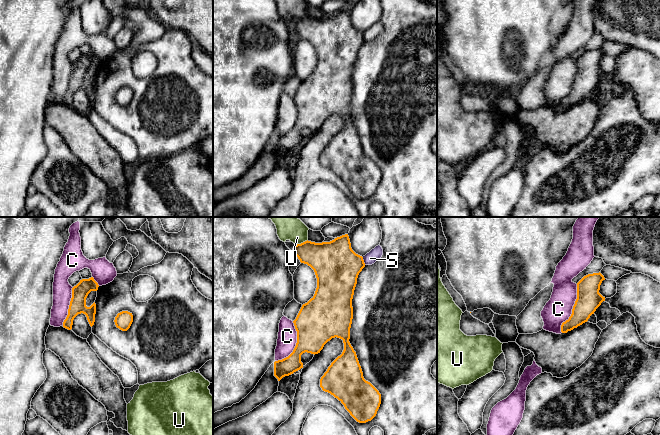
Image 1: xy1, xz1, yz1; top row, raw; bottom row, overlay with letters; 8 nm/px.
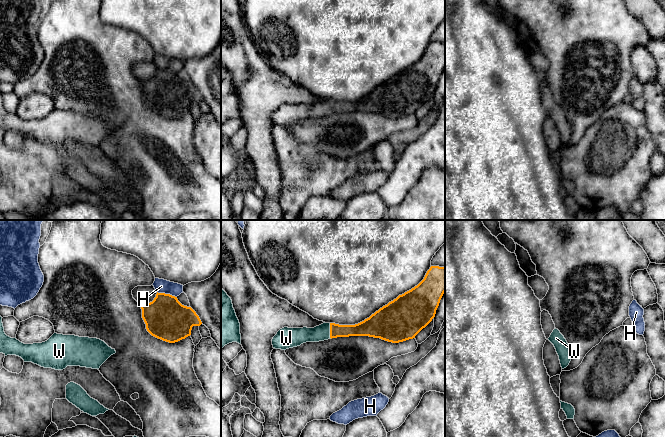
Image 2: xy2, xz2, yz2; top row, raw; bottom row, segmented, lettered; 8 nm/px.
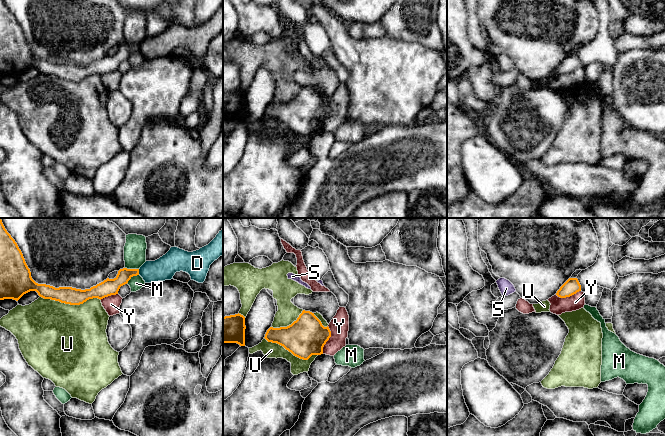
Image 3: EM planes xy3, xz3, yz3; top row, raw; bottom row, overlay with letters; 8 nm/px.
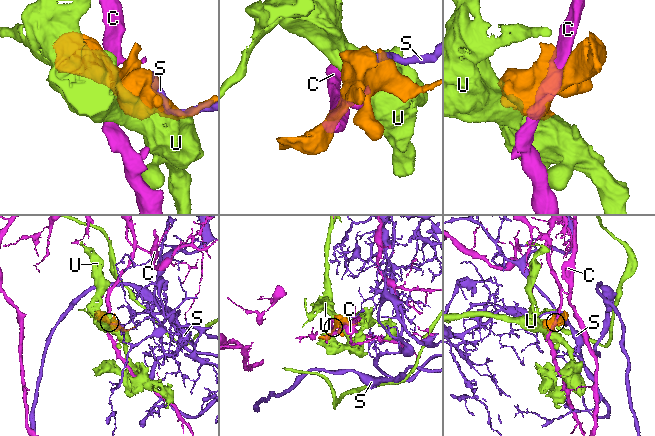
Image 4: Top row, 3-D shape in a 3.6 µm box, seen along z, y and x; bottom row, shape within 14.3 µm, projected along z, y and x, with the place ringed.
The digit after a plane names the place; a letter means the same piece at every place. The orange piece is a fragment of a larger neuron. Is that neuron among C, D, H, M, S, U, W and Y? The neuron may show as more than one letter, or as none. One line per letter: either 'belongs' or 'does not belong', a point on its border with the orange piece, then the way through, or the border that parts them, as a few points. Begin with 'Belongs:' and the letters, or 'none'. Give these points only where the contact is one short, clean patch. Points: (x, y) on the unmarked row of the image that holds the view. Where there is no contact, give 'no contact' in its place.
Belongs: W
C: does not belong; contact yz1 (572, 85)
D: does not belong; contact xy3 (138, 48); border xy3 (138, 45), (139, 50)
H: does not belong; contact xy2 (167, 70)
M: does not belong; contact xy3 (132, 52); border xy3 (138, 50), (134, 51), (126, 59)
S: does not belong; contact xz1 (363, 37)
U: does not belong; contact xy3 (70, 80)
W: belongs; contact xz2 (330, 107); way xz2 (361, 105), (330, 107), (322, 108)
Y: does not belong; contact xz3 (328, 115); border xz3 (328, 102), (330, 113), (324, 121), (322, 129)

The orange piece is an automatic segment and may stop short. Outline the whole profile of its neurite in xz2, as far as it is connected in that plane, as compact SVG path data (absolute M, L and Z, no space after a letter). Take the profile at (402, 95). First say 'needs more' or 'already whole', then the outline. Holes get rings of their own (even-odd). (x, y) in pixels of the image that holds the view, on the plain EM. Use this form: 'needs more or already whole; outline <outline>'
needs more; outline M431 42L417 62L358 100L324 98L314 104L284 103L273 113L272 121L275 125L286 126L306 118L349 112L369 112L392 119L413 115L435 93L444 69L445 43Z

